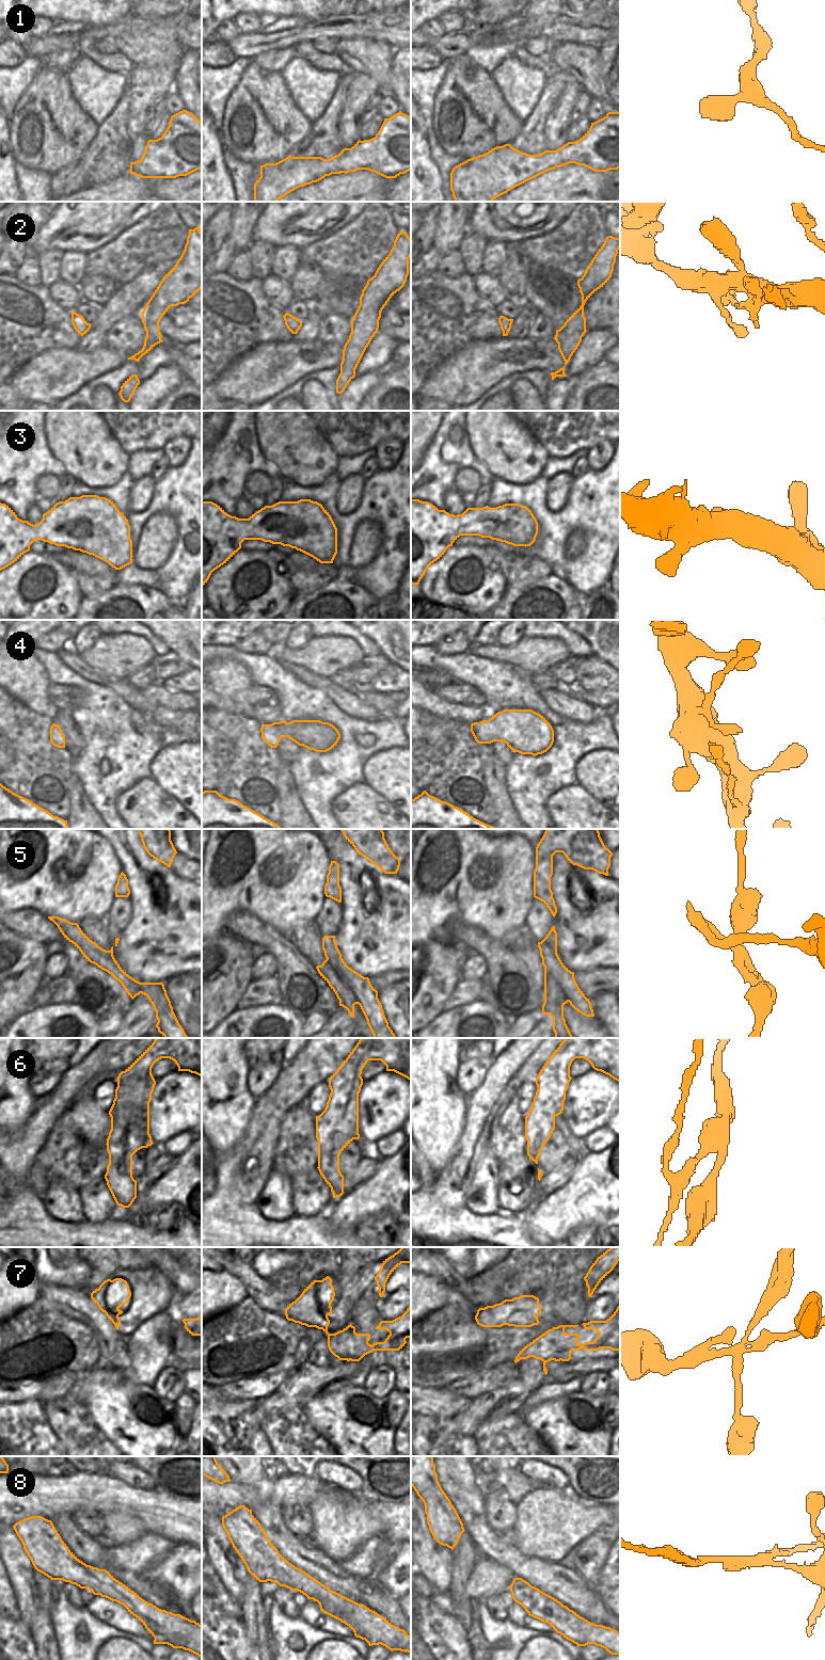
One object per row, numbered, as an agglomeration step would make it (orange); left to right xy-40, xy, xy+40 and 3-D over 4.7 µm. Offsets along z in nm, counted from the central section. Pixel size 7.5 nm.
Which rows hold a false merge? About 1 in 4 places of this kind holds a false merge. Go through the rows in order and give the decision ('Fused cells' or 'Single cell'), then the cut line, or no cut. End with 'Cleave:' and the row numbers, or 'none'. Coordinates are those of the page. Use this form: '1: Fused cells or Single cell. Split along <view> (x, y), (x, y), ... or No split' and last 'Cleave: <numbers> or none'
1: Single cell. No split
2: Single cell. No split
3: Single cell. No split
4: Single cell. No split
5: Fused cells. Split along xy (327, 958), (347, 983), (352, 983), (363, 977)
6: Fused cells. Split along xy (359, 1068), (342, 1081), (354, 1138)
7: Fused cells. Split along xy+40 (551, 1329), (555, 1345), (561, 1347), (580, 1345)
8: Fused cells. Split along xy (308, 1592), (329, 1591), (339, 1601), (333, 1608), (367, 1641)
Cleave: 5, 6, 7, 8.

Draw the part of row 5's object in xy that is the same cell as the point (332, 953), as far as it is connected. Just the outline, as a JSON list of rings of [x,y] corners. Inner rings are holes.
[[[324,936],[322,938],[322,949],[326,958],[347,984],[364,977],[346,964],[337,947],[335,936]]]

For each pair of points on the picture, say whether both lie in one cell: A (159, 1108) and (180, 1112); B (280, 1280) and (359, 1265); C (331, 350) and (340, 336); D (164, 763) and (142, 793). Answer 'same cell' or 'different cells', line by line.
A: same cell
B: different cells
C: different cells
D: different cells

